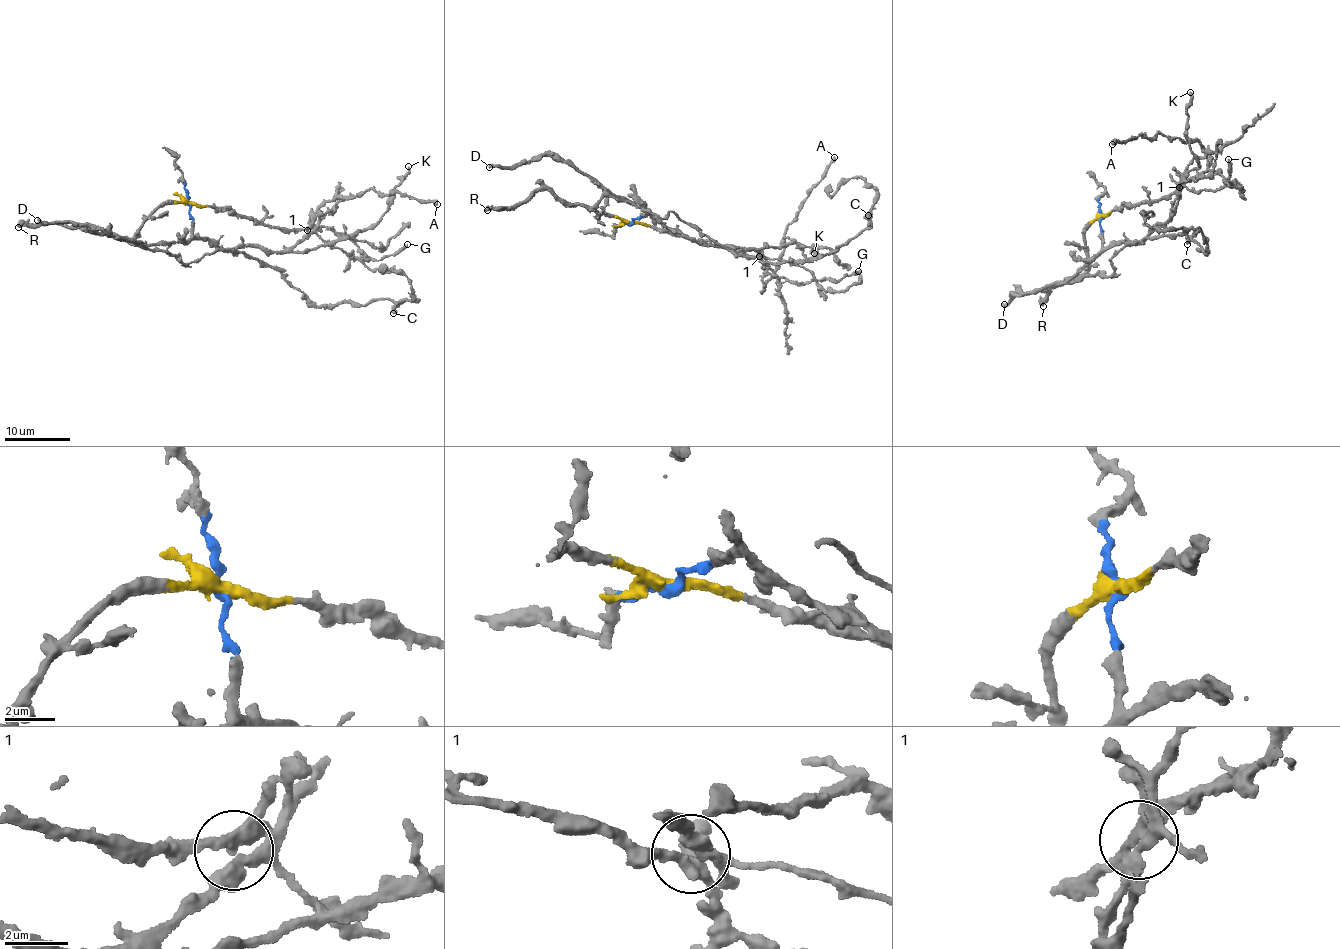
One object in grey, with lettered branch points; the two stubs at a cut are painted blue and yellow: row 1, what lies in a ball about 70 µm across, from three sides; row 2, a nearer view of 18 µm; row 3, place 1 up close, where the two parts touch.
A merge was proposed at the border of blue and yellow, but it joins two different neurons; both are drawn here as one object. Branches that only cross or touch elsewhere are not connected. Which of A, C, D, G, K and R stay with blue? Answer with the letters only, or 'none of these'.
D, K

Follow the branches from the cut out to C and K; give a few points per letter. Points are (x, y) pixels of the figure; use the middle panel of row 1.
C: (630, 223), (598, 217), (597, 204), (606, 196), (675, 212), (777, 264), (835, 252), (868, 215)
K: (630, 223), (650, 215), (706, 245), (762, 249), (793, 243), (807, 258), (817, 246), (814, 253)

